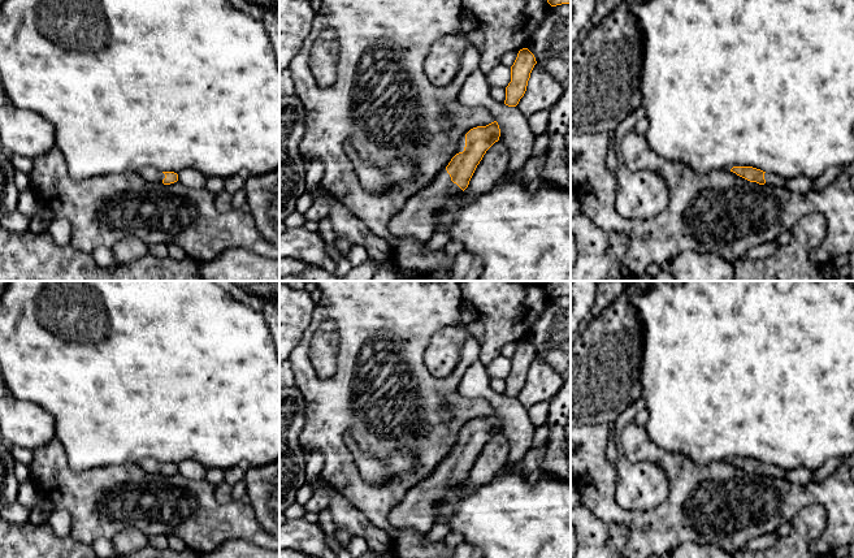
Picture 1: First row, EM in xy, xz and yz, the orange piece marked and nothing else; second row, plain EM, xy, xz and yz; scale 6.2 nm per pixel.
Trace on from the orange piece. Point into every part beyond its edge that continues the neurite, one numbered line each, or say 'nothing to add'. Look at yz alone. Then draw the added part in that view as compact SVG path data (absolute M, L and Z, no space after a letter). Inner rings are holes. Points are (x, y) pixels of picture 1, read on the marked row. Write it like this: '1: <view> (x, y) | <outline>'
1: yz (772, 180) | M767 172L764 173L764 179L766 179L766 185L771 185L771 186L785 186L786 182L785 178Z

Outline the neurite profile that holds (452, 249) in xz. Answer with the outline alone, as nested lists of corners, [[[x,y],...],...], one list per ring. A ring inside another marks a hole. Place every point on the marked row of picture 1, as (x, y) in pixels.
[[[448,241],[443,250],[447,259],[451,260],[455,260],[455,258],[463,251],[461,243],[458,241]]]

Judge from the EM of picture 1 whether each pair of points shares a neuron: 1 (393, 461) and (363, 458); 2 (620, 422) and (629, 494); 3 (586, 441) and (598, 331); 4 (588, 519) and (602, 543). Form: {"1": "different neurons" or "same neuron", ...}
{"1": "same neuron", "2": "same neuron", "3": "different neurons", "4": "same neuron"}

